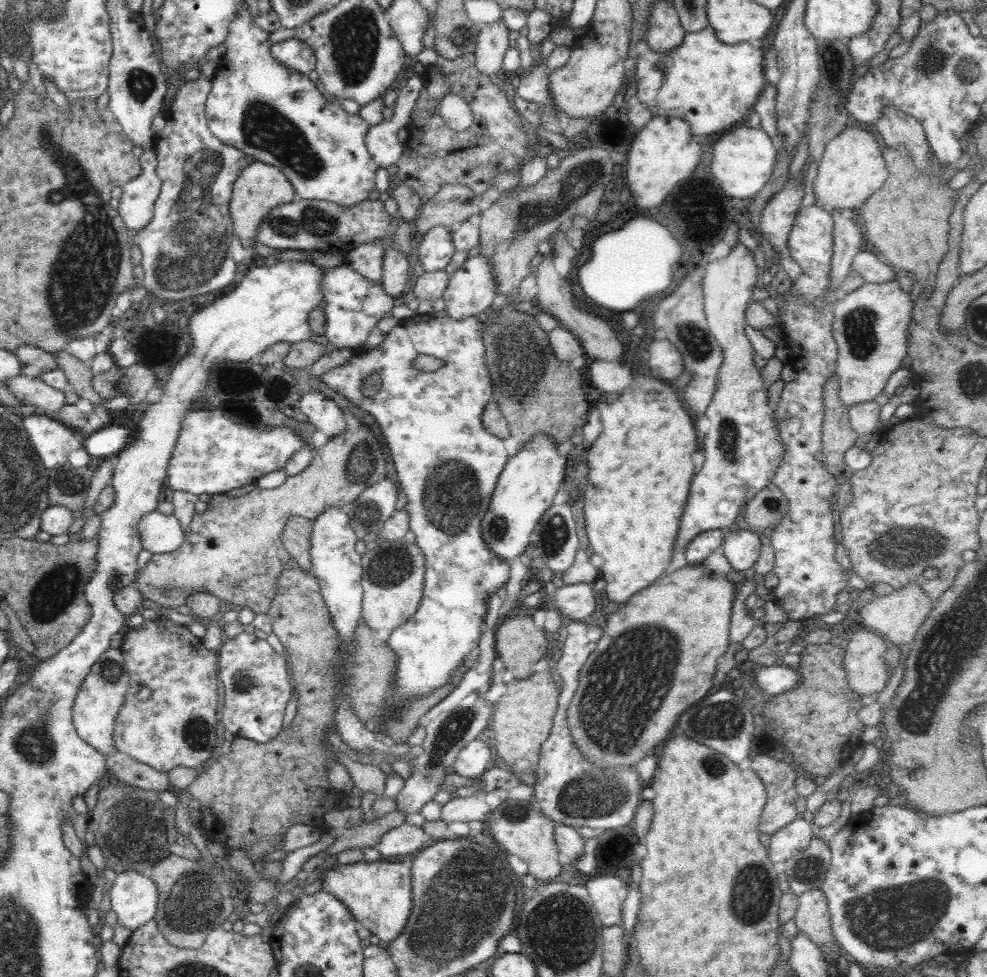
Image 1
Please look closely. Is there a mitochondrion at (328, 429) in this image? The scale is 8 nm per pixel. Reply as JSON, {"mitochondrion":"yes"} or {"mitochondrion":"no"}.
{"mitochondrion":"no"}

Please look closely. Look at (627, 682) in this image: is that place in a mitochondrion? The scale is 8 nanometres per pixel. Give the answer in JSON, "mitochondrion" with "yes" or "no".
{"mitochondrion":"yes"}

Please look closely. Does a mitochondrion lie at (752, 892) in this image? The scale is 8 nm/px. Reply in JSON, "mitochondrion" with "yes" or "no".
{"mitochondrion":"yes"}

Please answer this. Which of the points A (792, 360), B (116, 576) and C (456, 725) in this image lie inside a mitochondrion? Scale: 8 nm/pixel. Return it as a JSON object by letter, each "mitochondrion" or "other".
{"A":"other","B":"mitochondrion","C":"mitochondrion"}

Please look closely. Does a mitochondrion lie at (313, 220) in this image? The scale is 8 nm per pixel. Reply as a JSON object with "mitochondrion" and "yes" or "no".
{"mitochondrion":"yes"}

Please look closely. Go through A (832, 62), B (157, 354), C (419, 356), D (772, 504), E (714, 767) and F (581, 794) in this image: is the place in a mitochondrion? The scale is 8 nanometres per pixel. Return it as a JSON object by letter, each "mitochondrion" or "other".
{"A":"mitochondrion","B":"other","C":"other","D":"mitochondrion","E":"mitochondrion","F":"mitochondrion"}

